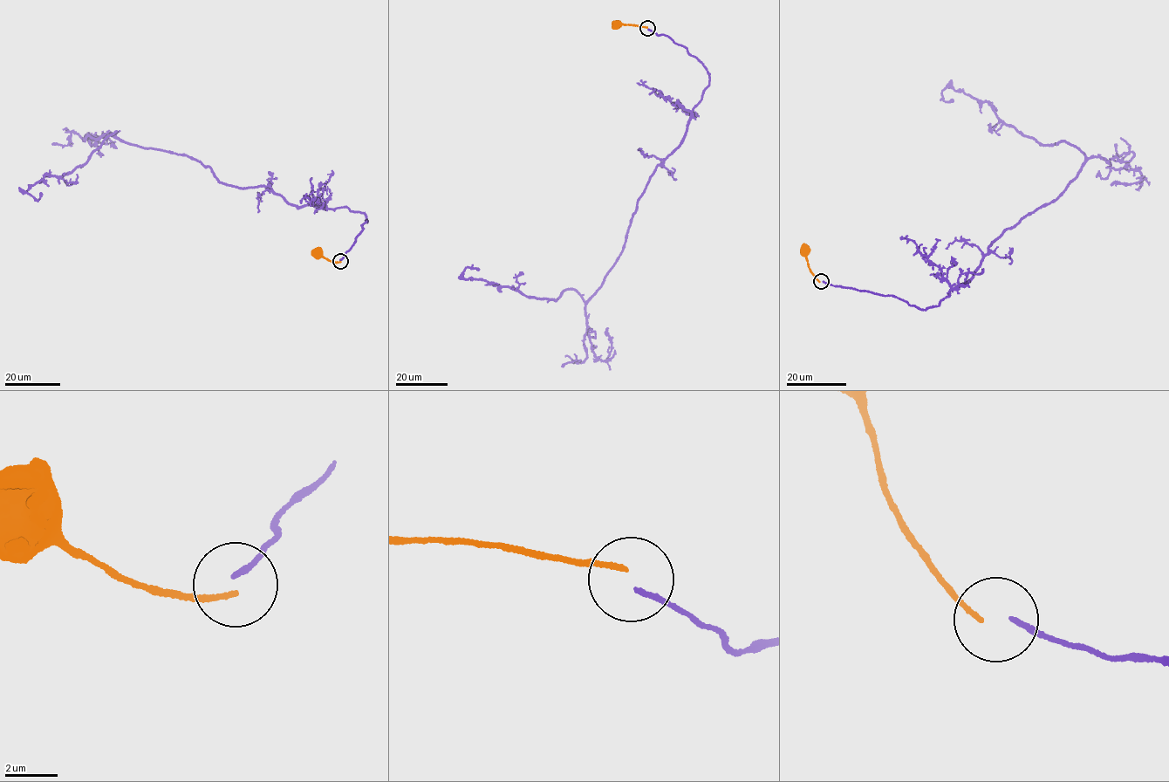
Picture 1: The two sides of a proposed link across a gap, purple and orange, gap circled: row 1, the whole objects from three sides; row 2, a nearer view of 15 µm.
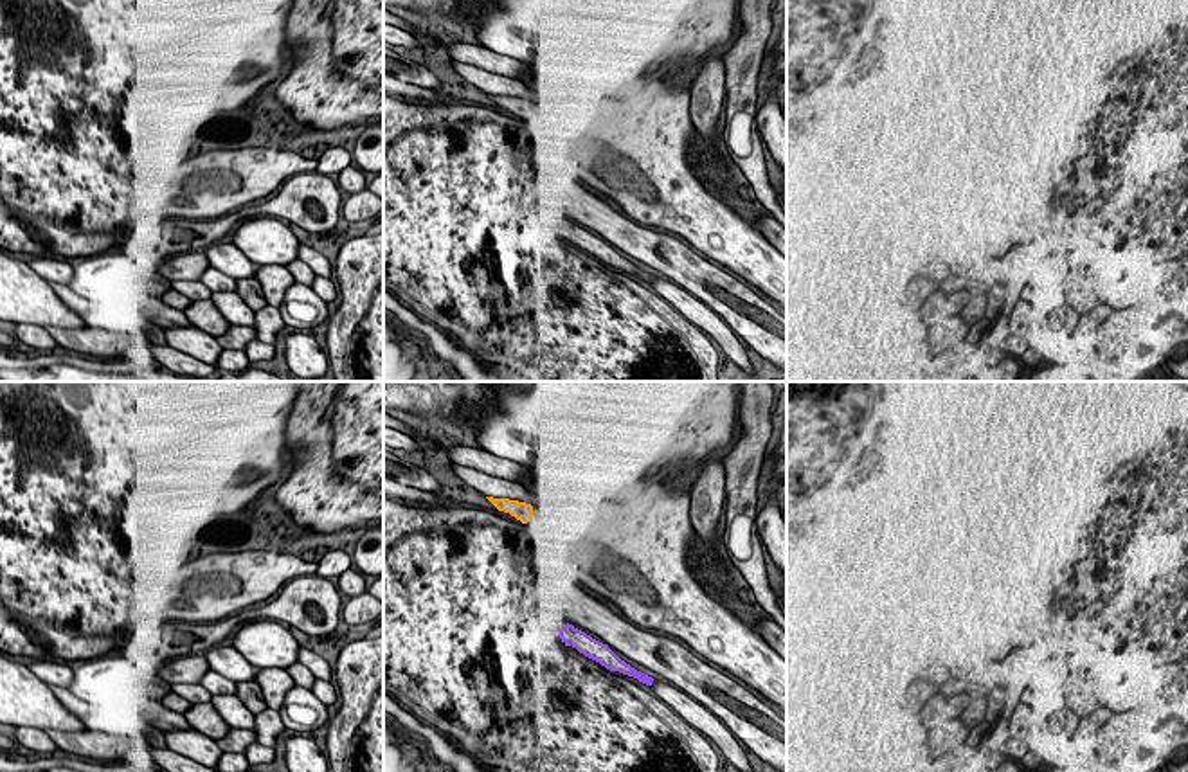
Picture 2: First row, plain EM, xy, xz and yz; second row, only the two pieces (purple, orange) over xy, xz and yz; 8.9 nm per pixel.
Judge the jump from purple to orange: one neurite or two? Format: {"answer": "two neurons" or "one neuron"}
{"answer": "two neurons"}

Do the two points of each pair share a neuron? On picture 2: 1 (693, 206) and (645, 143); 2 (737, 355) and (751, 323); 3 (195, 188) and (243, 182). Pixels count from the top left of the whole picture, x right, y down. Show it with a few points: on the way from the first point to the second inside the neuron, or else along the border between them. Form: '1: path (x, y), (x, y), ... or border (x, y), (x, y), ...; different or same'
1: path (683, 189), (681, 182), (657, 159); same
2: border (704, 303), (735, 332); different
3: path (207, 182), (231, 182); same

